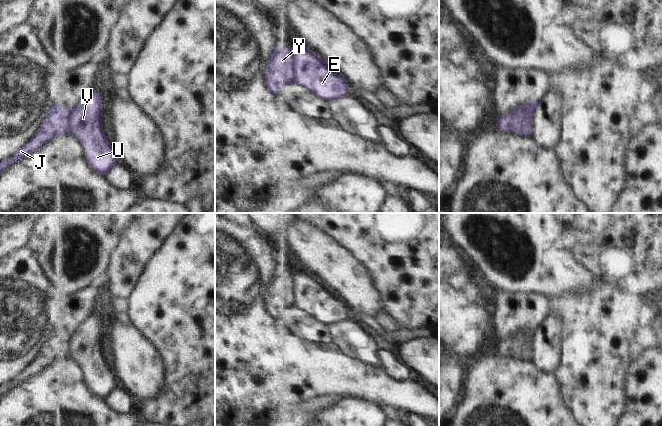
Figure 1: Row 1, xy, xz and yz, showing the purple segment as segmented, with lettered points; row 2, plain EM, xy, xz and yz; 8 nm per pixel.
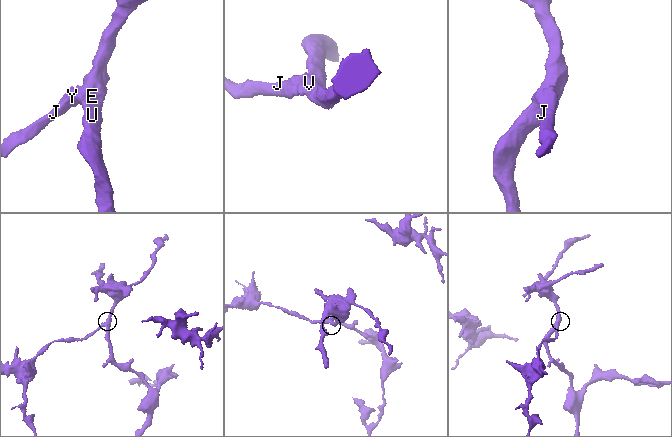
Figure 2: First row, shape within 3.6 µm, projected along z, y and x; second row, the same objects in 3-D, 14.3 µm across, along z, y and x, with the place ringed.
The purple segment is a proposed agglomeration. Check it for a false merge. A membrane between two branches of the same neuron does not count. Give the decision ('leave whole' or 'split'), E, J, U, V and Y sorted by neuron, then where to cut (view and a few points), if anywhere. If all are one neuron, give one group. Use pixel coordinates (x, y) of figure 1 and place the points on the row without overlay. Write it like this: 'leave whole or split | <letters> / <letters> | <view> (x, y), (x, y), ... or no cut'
split | E U V / J Y | xz (293, 271), (296, 306)

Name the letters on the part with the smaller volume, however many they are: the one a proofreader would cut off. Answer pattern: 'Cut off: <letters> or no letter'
Cut off: J, Y

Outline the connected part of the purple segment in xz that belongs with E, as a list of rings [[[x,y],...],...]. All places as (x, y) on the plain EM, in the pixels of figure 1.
[[[301,268],[294,271],[294,277],[297,308],[329,326],[348,320],[348,304],[329,293],[319,279]]]

